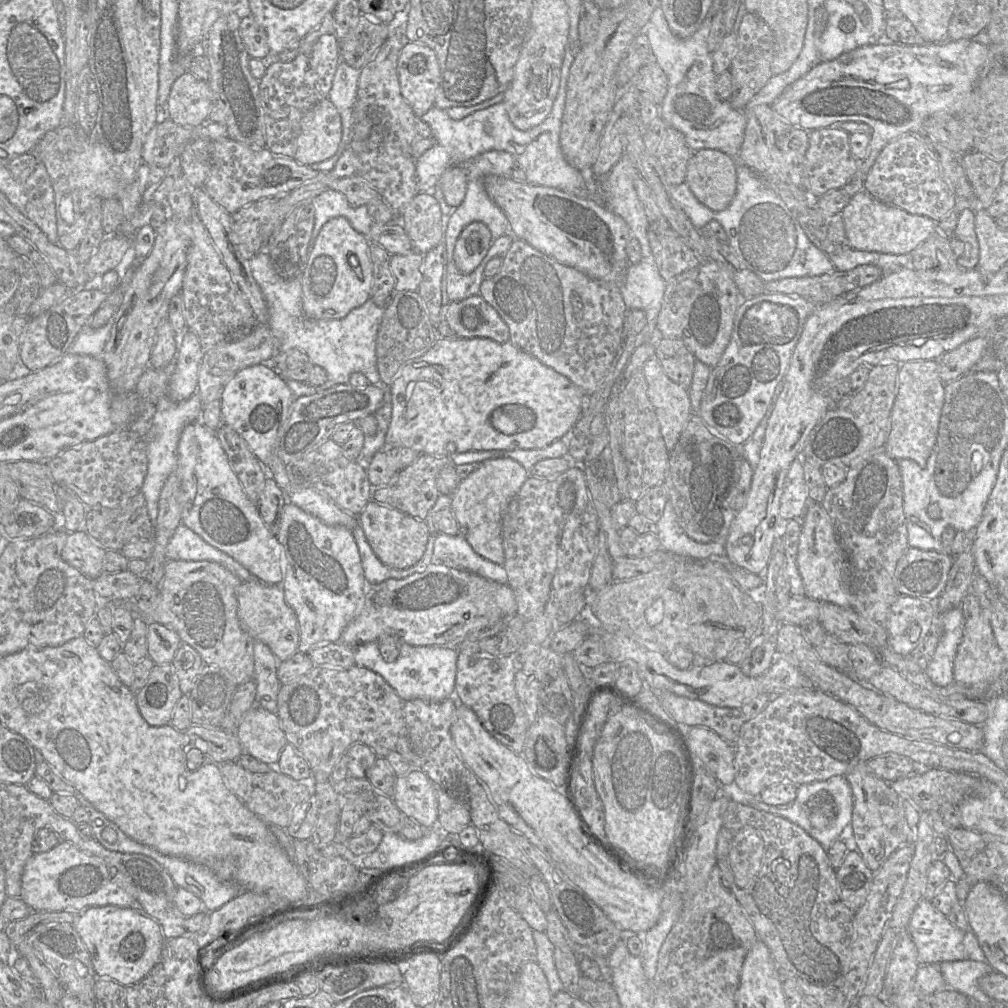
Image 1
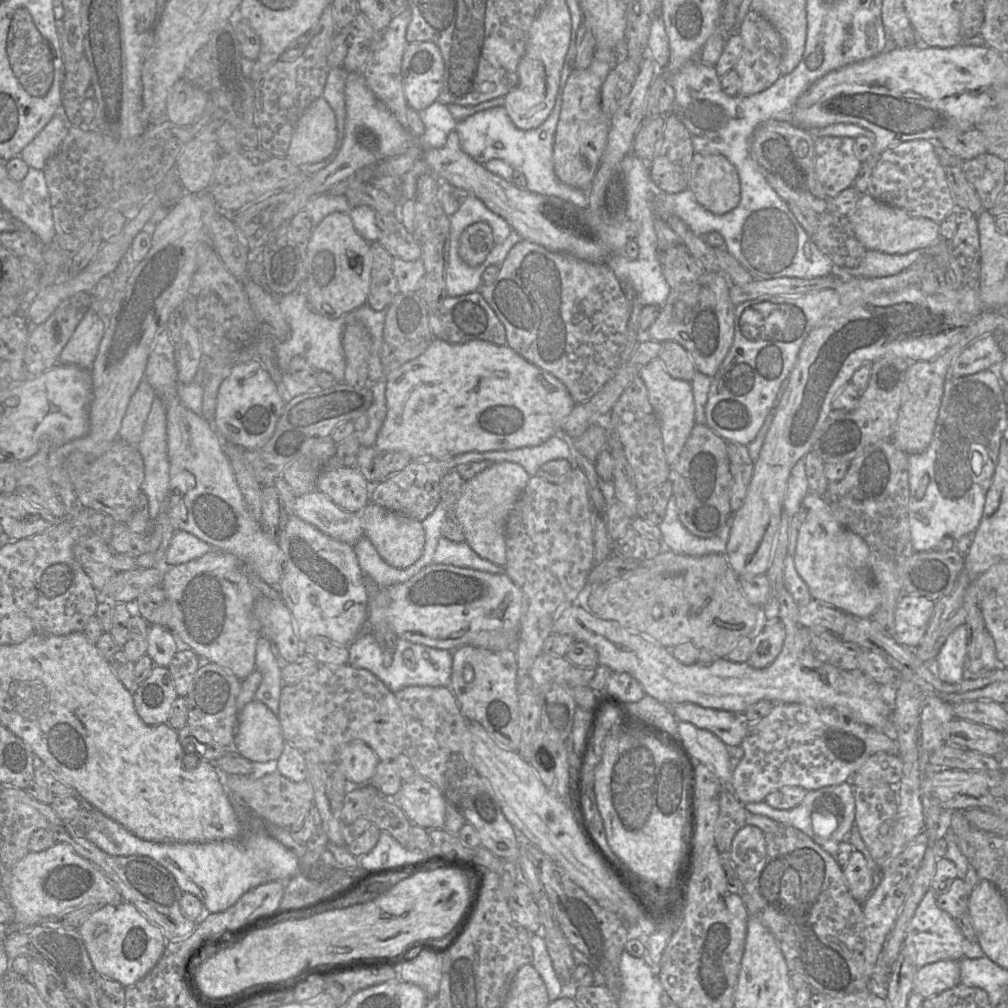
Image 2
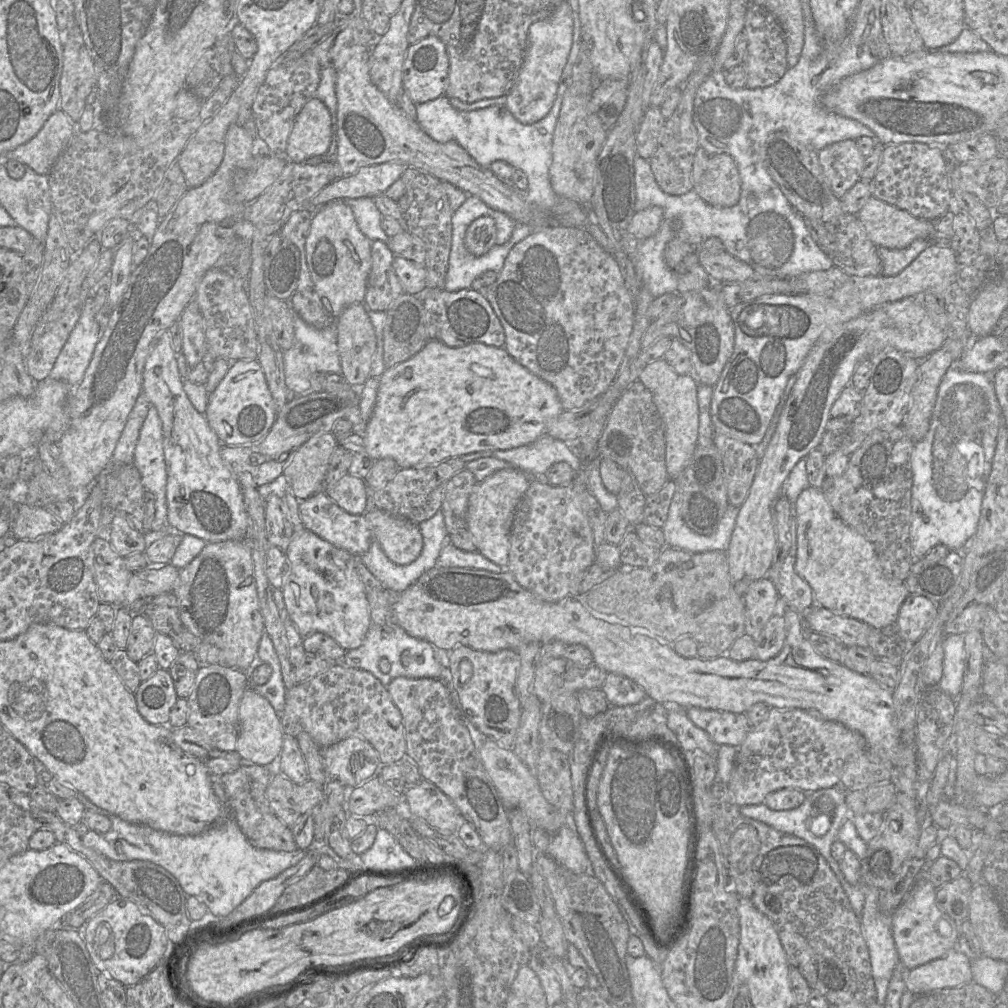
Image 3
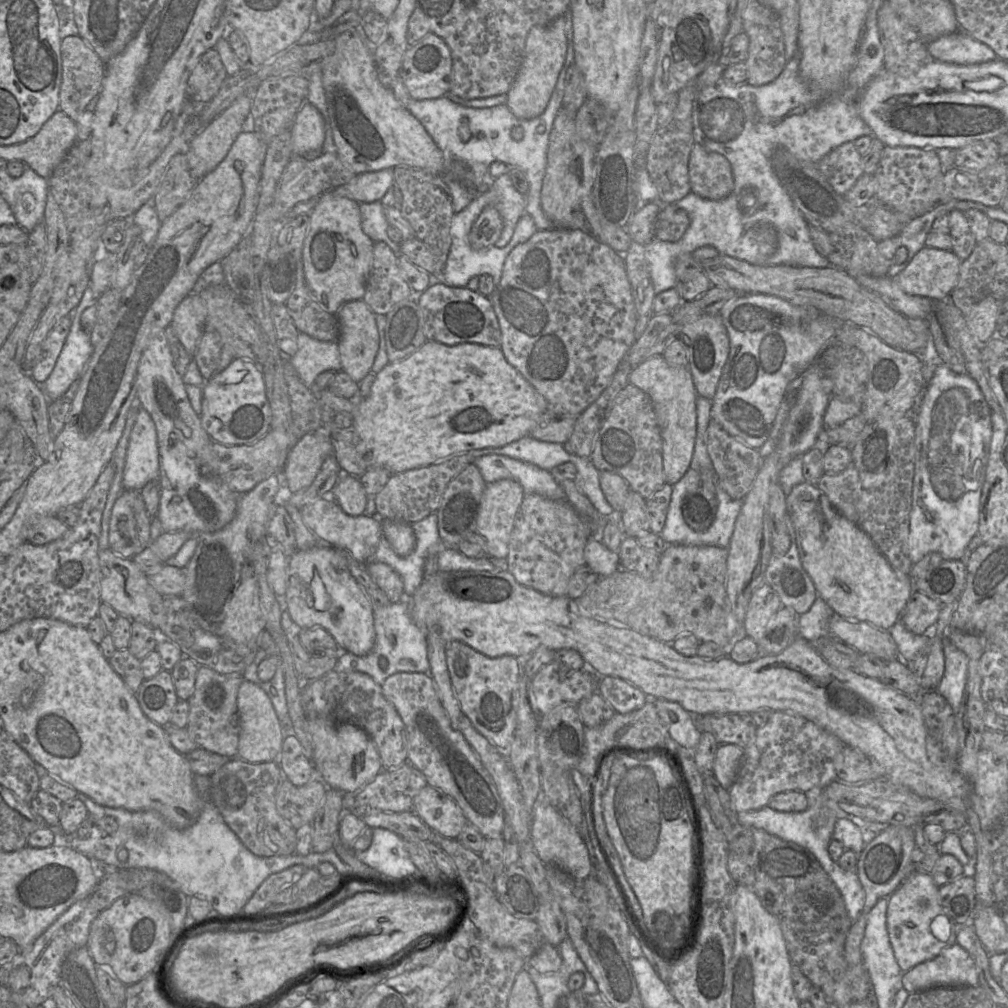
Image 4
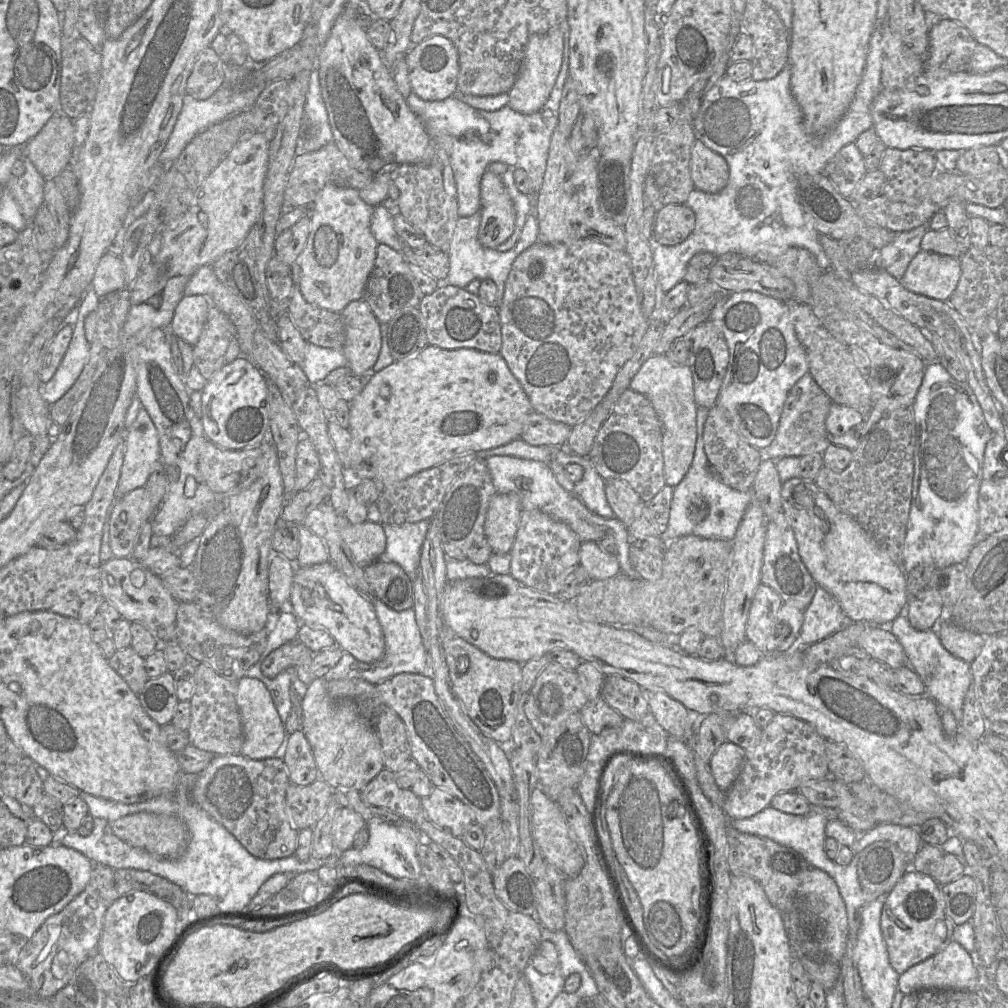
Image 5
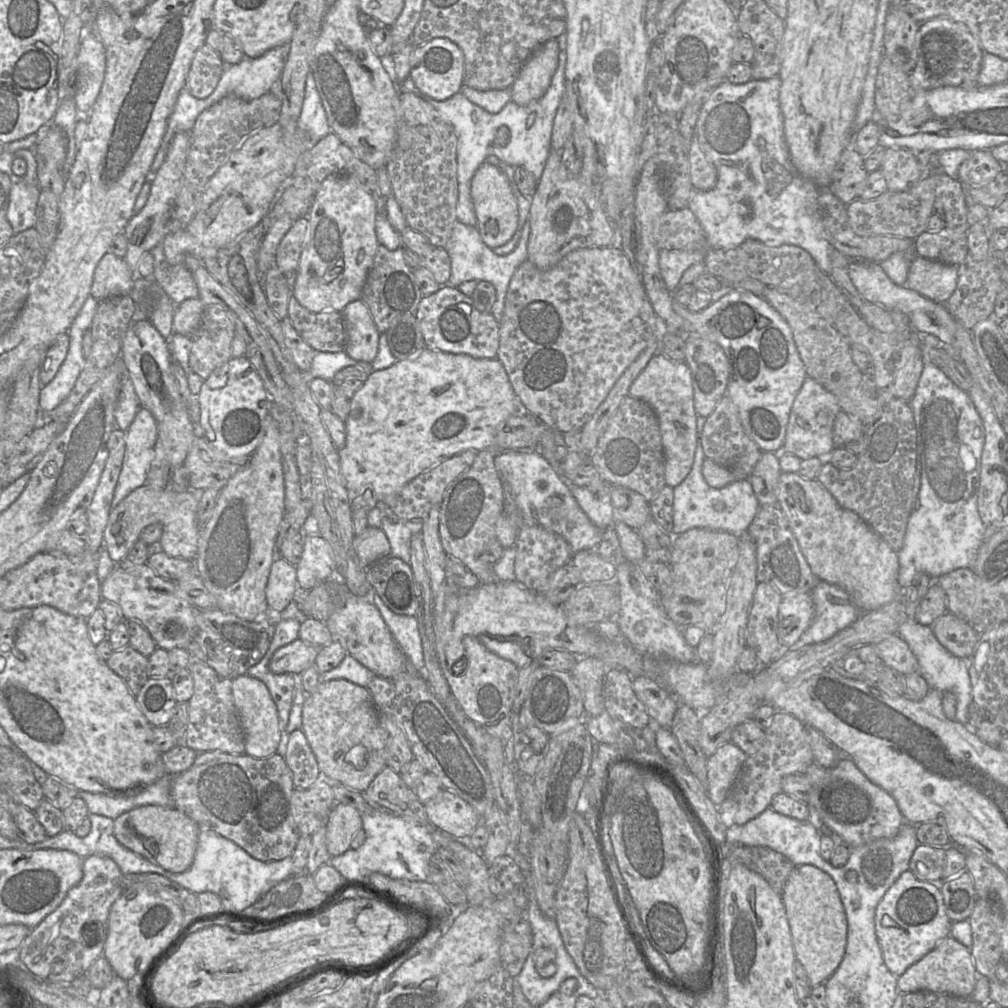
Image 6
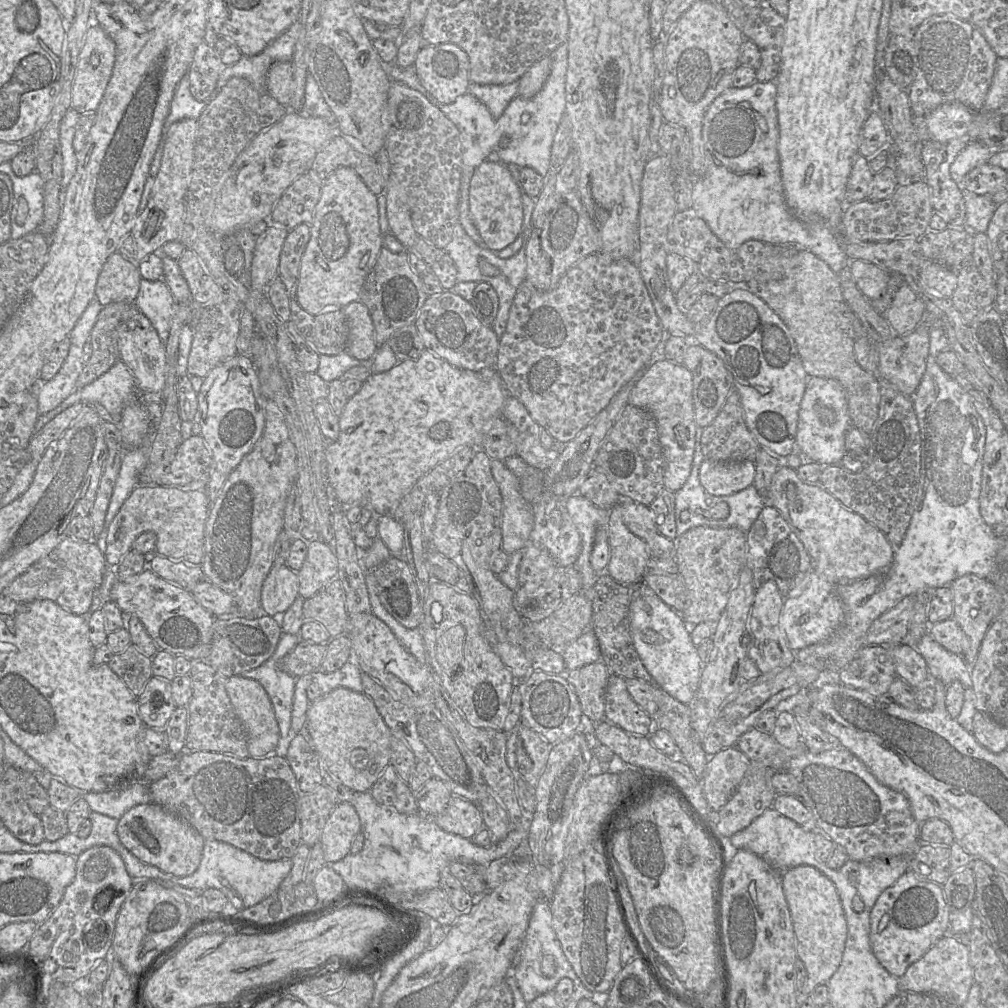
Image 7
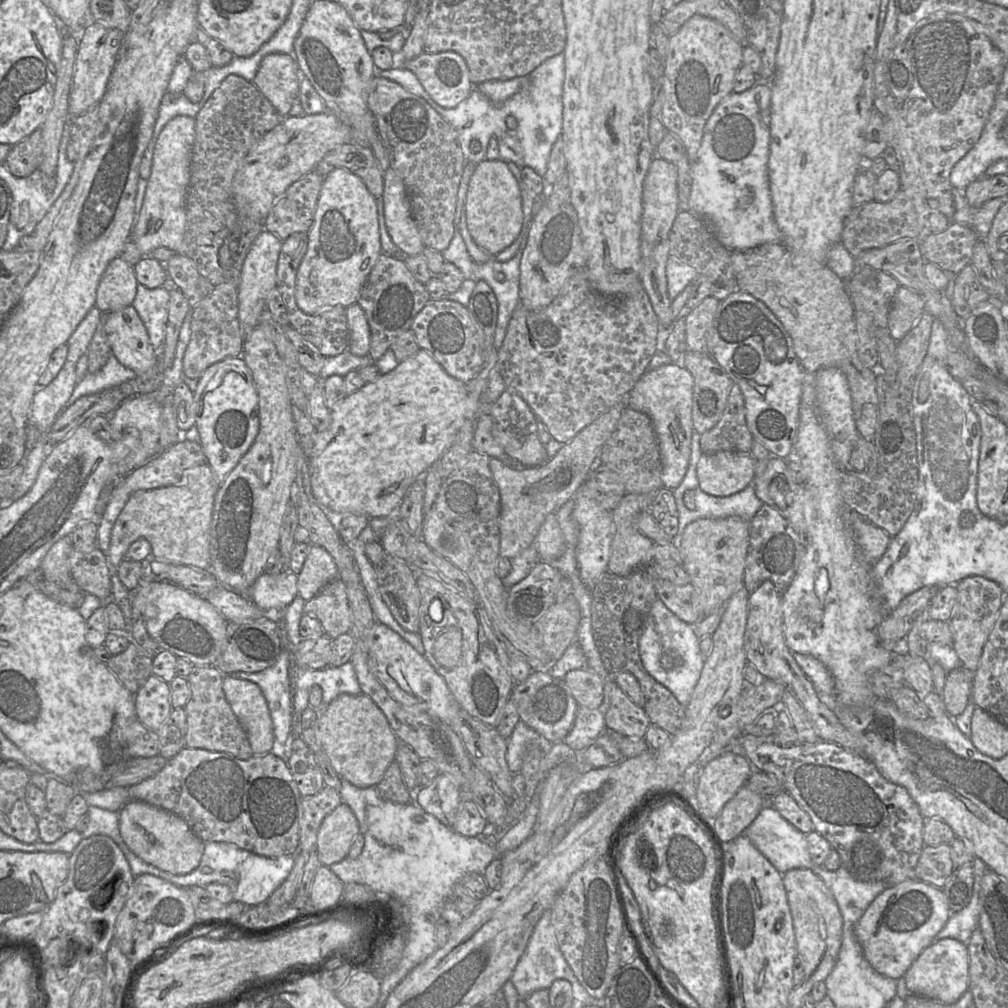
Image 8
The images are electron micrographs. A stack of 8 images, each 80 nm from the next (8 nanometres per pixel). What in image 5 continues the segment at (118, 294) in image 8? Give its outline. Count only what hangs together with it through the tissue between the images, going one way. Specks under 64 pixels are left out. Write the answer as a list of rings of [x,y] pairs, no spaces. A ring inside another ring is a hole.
[[[105,253],[95,270],[90,289],[98,298],[127,287],[120,257]]]

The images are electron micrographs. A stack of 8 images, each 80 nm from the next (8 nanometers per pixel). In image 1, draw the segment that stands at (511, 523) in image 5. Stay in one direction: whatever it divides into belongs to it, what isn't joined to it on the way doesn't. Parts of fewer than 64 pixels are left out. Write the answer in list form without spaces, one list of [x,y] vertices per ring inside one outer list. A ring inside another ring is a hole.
[[[498,457],[481,462],[466,478],[462,479],[452,494],[451,509],[472,549],[484,559],[503,565],[502,519],[510,501],[528,478],[528,472],[517,461]]]

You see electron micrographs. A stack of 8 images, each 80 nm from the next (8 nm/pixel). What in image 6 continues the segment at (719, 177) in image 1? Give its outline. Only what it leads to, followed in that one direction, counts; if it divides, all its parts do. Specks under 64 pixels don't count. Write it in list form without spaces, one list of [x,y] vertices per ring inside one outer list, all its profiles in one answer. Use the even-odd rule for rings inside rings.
[[[696,134],[693,136],[689,146],[689,171],[695,190],[709,191],[716,186],[718,179],[717,169],[705,157]]]

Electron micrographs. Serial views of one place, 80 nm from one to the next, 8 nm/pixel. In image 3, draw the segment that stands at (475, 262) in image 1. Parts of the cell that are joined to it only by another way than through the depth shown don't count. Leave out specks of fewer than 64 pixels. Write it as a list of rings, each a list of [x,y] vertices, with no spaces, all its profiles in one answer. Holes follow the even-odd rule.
[[[489,216],[475,219],[467,228],[464,245],[474,256],[482,256],[496,245],[496,225]]]

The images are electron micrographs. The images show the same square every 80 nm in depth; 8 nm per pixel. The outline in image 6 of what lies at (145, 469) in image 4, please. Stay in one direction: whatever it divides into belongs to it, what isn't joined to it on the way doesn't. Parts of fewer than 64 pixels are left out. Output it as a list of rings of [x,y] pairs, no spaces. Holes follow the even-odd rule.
[[[141,406],[125,432],[125,455],[111,510],[116,508],[132,491],[146,484],[147,473],[155,457],[157,439],[156,420],[148,409]]]

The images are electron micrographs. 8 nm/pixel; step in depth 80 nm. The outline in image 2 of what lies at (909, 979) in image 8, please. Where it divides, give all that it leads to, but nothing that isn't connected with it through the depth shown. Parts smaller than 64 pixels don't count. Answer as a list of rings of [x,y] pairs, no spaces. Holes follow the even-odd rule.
[[[940,960],[917,969],[913,979],[913,993],[927,999],[958,984],[960,984],[959,961]]]

